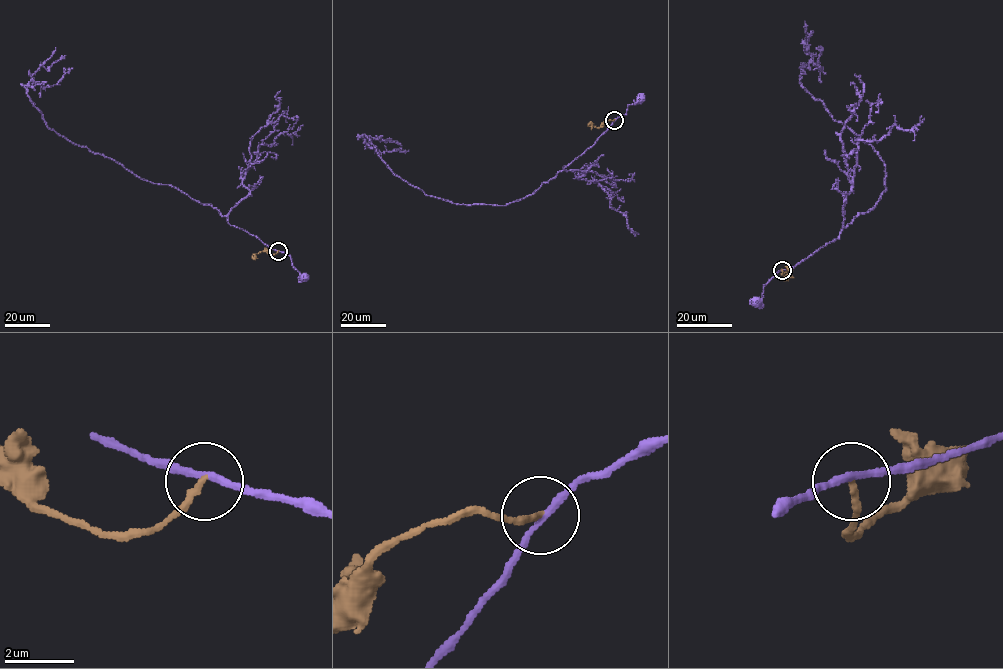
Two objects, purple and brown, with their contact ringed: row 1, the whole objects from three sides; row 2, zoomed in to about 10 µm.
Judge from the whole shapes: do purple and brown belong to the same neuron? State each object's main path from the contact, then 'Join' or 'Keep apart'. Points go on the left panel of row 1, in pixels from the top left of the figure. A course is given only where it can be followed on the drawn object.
Course of purple: (278, 250), (288, 254), (293, 266), (305, 277). Course of brown: (278, 251), (274, 254), (260, 252), (254, 260). Keep apart

